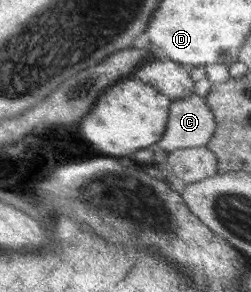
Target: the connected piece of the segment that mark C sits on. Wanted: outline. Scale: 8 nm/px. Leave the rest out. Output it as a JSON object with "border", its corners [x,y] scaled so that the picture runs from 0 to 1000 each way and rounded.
{"border":[[[769,322],[677,360],[669,425],[625,486],[645,514],[805,507],[837,486],[861,421],[817,339]]]}

